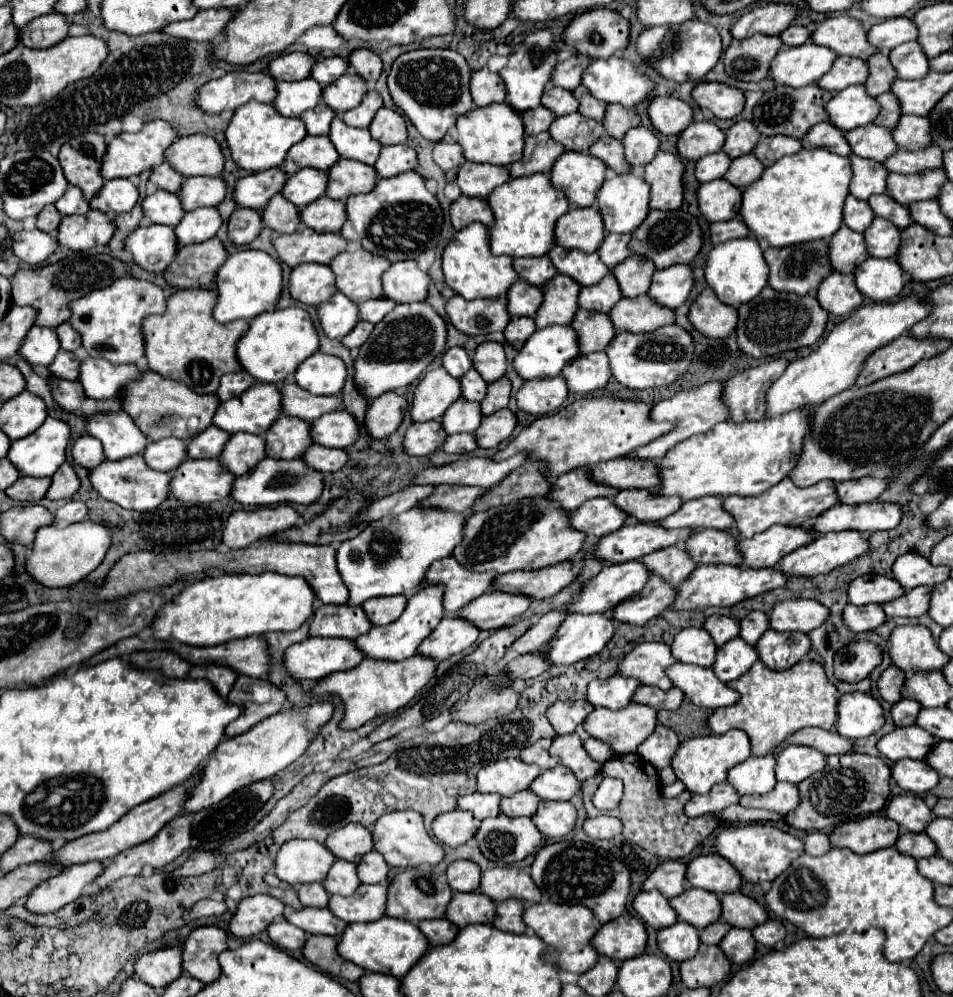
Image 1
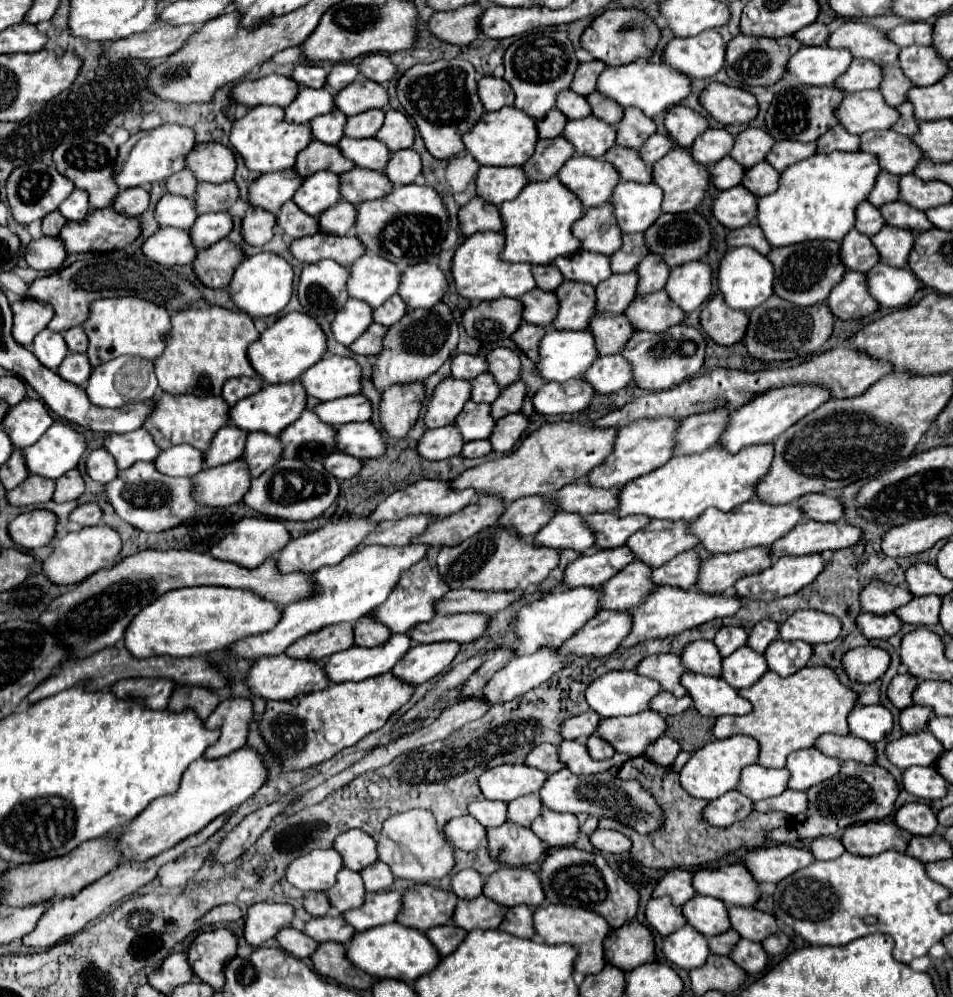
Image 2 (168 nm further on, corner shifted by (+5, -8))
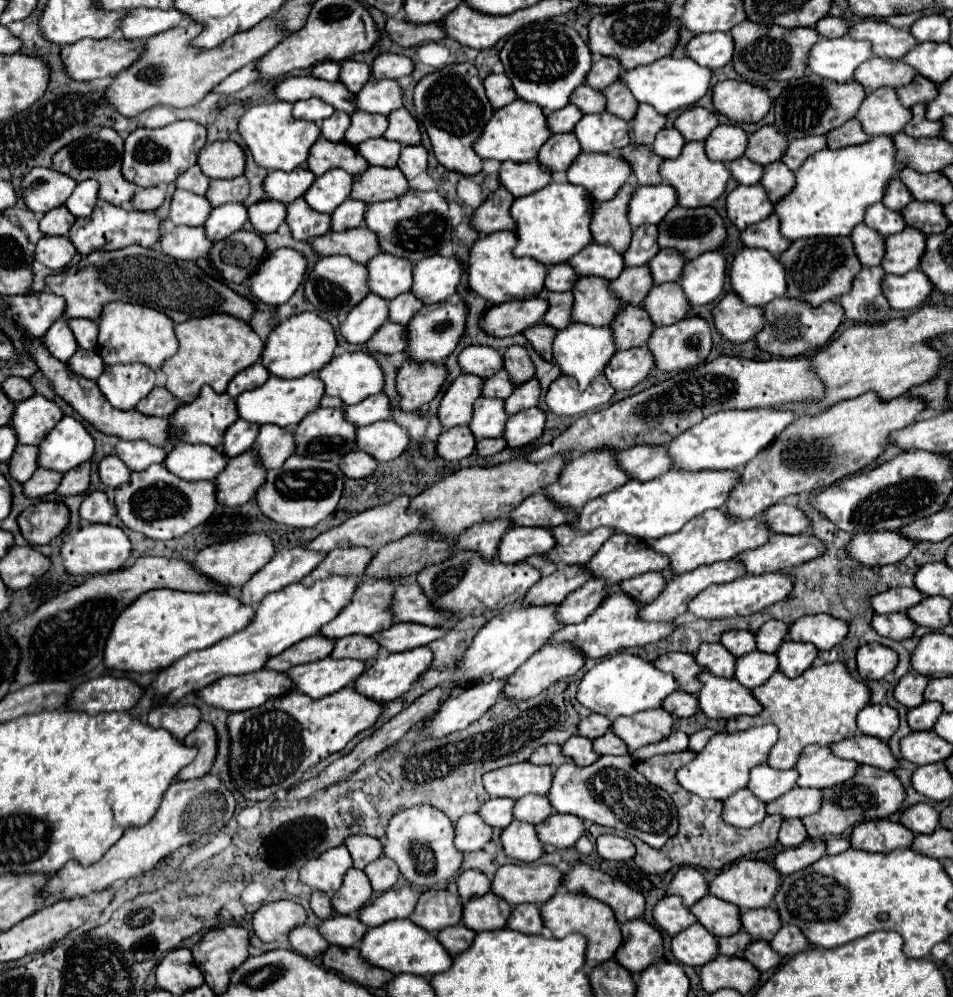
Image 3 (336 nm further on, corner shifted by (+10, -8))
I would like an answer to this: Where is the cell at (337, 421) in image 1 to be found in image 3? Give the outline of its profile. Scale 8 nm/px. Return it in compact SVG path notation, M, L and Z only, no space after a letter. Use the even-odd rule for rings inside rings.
M390 420L374 422L368 426L360 426L356 430L356 446L362 452L368 452L378 462L388 462L398 458L408 446L408 434L404 428Z

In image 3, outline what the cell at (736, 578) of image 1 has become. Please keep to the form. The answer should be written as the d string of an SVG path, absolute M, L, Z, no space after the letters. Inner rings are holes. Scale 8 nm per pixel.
M614 590L584 622L568 624L566 628L558 630L554 634L554 640L550 640L550 642L552 644L554 642L566 642L566 644L572 642L588 658L604 658L604 656L616 654L620 650L626 650L626 648L646 646L646 644L654 644L654 642L660 642L660 640L668 638L678 624L674 620L670 620L670 622L648 622L648 620L642 620L640 614L638 614L642 610L642 606L644 606L642 602L630 598L626 592Z

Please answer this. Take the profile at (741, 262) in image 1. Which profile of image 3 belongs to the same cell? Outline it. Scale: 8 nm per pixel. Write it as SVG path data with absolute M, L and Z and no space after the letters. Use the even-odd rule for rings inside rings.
M742 248L730 266L734 294L746 306L764 308L770 300L786 294L786 276L778 258L760 248Z

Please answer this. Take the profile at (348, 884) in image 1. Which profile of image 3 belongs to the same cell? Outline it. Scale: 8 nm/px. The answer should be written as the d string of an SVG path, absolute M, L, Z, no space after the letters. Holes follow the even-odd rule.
M350 868L342 886L332 894L332 908L336 914L356 914L372 898L372 886L362 870Z

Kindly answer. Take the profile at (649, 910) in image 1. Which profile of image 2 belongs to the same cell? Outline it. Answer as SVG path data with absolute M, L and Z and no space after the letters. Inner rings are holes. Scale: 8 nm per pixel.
M663 896L663 898L651 898L645 910L647 922L649 926L661 934L661 936L669 936L671 932L683 928L687 924L687 918L683 916L681 908L671 904L671 898Z

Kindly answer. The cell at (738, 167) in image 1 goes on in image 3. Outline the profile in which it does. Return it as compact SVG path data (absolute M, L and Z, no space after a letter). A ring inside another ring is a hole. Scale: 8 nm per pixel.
M782 162L766 164L760 186L766 190L770 202L778 202L782 196L786 196L792 190L794 174Z

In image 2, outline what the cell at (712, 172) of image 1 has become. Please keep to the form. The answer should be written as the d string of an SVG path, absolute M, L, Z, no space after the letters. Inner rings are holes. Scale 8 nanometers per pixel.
M725 156L717 164L713 164L709 168L709 172L711 172L713 186L719 188L719 190L727 190L727 188L739 186L743 176L745 176L745 168L739 162L735 162L731 156Z

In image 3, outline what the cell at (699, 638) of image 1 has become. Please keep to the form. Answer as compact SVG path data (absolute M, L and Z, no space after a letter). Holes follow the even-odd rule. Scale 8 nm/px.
M700 644L698 652L694 654L696 664L712 672L714 676L732 678L734 676L734 656L722 644Z

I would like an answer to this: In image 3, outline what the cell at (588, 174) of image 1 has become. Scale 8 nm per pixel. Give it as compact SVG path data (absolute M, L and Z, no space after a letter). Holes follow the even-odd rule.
M578 154L566 176L570 184L584 186L594 202L606 202L616 196L618 188L630 176L630 166L620 156Z

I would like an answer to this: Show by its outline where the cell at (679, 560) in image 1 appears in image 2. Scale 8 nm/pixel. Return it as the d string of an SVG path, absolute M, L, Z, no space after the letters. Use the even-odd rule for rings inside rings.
M639 562L627 564L611 580L607 580L599 592L599 610L627 610L639 604L649 592L655 590L651 582L651 568Z

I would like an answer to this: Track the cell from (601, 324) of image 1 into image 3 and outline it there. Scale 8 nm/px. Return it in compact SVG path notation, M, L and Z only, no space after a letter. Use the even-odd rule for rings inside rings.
M624 306L610 324L614 334L616 350L628 350L636 346L646 346L646 340L652 332L652 322L640 306Z

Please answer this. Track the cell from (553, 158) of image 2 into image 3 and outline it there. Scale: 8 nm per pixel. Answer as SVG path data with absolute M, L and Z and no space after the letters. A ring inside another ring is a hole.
M572 132L568 134L558 134L558 136L550 136L544 146L538 152L538 162L542 162L542 166L546 166L546 170L550 170L552 174L568 170L568 166L572 164L572 160L582 152L576 136Z

